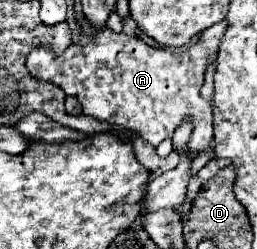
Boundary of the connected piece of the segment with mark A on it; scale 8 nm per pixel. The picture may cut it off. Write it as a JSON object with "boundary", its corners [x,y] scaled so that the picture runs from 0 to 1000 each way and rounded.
{"boundary":[[[879,80],[817,104],[747,193],[708,209],[591,193],[529,145],[451,137],[405,112],[335,185],[280,177],[241,225],[179,193],[140,193],[109,217],[101,265],[132,313],[202,329],[265,386],[296,386],[335,466],[521,522],[560,570],[599,586],[646,546],[669,546],[724,458],[739,458],[755,474],[755,530],[732,586],[747,610],[778,610],[825,570],[825,418],[778,386],[778,353],[809,257],[840,249],[879,104]]]}

